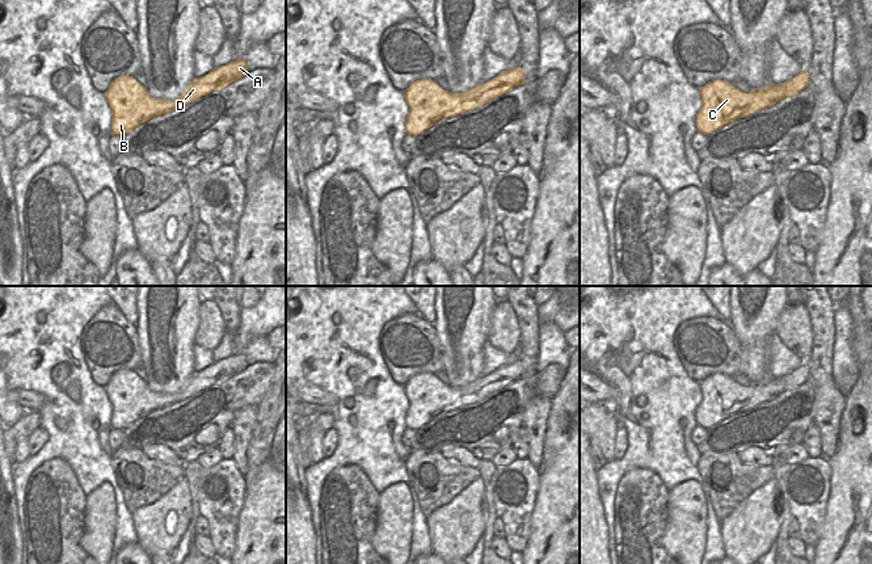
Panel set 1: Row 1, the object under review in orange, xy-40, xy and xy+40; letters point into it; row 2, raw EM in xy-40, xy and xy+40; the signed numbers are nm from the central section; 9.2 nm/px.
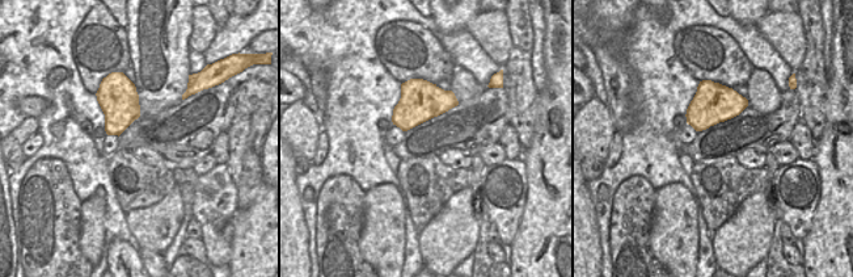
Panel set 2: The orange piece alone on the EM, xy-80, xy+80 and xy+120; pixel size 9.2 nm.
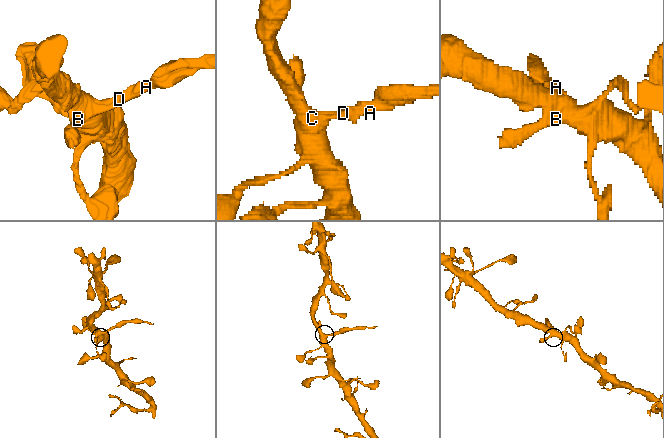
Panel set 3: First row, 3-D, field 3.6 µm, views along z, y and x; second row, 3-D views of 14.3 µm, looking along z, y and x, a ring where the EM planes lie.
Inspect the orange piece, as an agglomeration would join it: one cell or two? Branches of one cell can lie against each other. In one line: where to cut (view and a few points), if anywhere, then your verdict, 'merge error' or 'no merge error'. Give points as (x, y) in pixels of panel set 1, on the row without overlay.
xy (476, 379), (480, 399) | merge error

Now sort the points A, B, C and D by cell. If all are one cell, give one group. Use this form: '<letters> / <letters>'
A D / B C

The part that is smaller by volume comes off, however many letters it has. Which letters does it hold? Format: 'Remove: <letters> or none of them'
Remove: A, D

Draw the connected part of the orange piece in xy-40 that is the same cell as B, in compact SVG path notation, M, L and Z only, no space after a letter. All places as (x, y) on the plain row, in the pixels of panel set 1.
M134 370L115 371L105 386L111 403L111 428L123 430L152 411L184 401L185 388L186 386L173 395L153 392Z

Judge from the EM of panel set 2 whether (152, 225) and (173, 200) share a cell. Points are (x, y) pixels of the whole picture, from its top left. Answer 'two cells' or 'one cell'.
one cell

